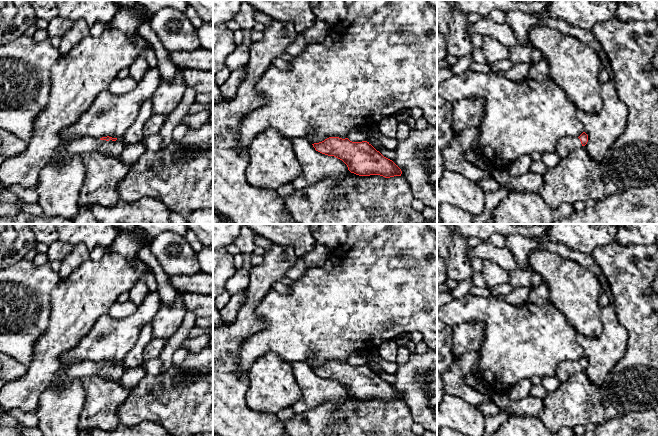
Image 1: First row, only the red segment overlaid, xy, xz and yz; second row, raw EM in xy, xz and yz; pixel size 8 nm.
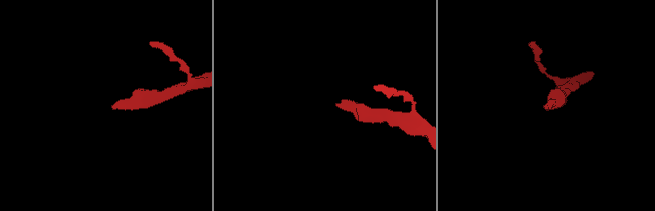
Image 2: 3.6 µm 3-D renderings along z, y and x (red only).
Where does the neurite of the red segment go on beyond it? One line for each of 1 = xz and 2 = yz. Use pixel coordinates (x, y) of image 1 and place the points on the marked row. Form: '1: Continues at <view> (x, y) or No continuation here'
1: No continuation here
2: Continues at yz (565, 146)

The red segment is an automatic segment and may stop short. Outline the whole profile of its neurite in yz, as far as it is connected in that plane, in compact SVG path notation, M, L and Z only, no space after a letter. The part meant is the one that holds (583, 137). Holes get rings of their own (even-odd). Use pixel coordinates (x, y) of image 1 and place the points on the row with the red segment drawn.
M583 132L579 137L565 137L557 142L556 153L560 158L567 157L570 153L588 142L588 135Z

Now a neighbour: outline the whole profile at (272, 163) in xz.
M267 128L257 134L247 151L249 162L246 178L255 187L277 190L291 183L302 171L292 139L274 128Z

